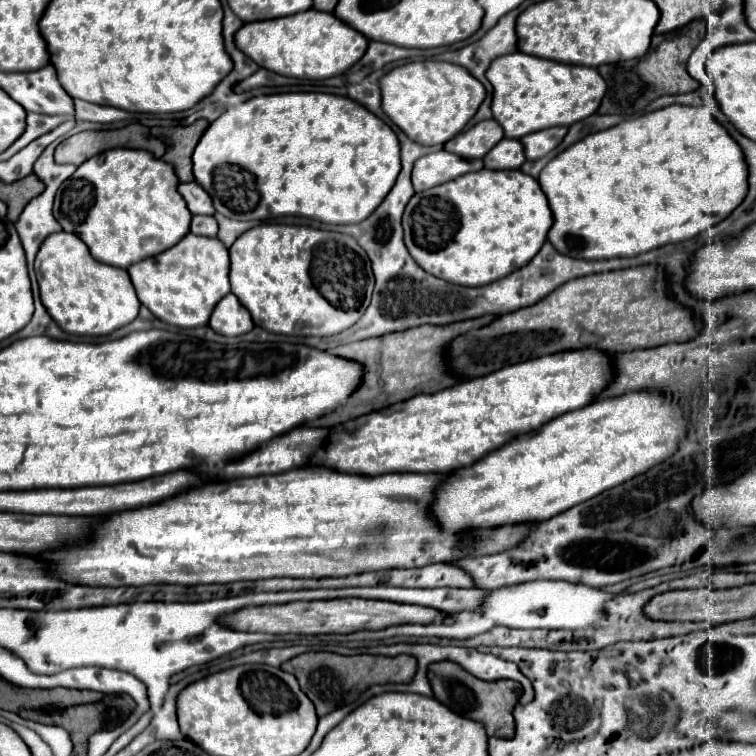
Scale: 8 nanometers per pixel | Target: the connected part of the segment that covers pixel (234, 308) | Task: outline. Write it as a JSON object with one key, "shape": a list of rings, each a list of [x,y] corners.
{"shape":[[[234,294],[224,296],[216,304],[208,326],[222,336],[242,336],[254,328],[250,312],[238,302]]]}

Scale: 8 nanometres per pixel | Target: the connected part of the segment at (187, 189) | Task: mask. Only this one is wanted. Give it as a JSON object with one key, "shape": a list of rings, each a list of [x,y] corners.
{"shape":[[[186,182],[178,186],[178,192],[182,194],[182,198],[188,204],[188,210],[192,214],[214,214],[212,208],[212,200],[210,196],[204,192],[204,188],[200,188],[198,182]]]}

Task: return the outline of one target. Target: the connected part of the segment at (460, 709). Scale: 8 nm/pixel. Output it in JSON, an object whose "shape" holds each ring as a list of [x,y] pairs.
{"shape":[[[436,662],[428,666],[428,678],[434,690],[434,698],[448,706],[452,712],[480,722],[486,728],[488,736],[496,738],[512,738],[516,734],[516,724],[512,710],[520,700],[518,684],[510,680],[500,680],[500,682],[482,682],[474,678],[470,672],[466,672],[462,666],[456,666],[454,662]]]}

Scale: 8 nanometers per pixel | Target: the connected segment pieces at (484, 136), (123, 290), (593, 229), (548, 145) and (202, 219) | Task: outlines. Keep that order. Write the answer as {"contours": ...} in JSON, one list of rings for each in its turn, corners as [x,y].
{"contours":[[[[484,120],[470,130],[454,136],[444,144],[448,152],[460,154],[462,158],[484,158],[500,140],[504,132],[496,120]]],[[[56,232],[48,236],[38,250],[34,272],[42,304],[54,322],[68,334],[104,336],[130,324],[138,316],[140,300],[136,298],[128,272],[96,260],[76,234]]],[[[672,104],[666,106],[662,110],[644,114],[640,118],[622,122],[618,126],[612,126],[608,130],[596,132],[586,136],[584,140],[572,144],[570,148],[566,148],[564,152],[560,152],[558,156],[554,156],[546,168],[542,170],[540,178],[538,178],[544,194],[548,196],[550,202],[550,210],[554,216],[554,224],[548,232],[548,242],[564,256],[572,256],[576,260],[608,260],[608,258],[618,258],[618,256],[638,256],[644,252],[650,252],[654,248],[660,248],[664,244],[672,244],[672,242],[684,242],[694,238],[696,234],[704,232],[706,228],[722,222],[724,218],[728,218],[732,214],[732,210],[736,206],[740,206],[740,202],[744,200],[746,192],[748,192],[748,166],[744,164],[744,154],[742,148],[730,138],[730,134],[712,118],[712,114],[708,112],[706,106],[680,106],[680,104]]],[[[554,126],[554,128],[540,130],[540,132],[532,132],[532,136],[524,136],[524,140],[520,142],[524,144],[526,158],[528,160],[544,158],[550,150],[554,150],[562,142],[566,132],[568,132],[566,126]]],[[[192,216],[190,232],[196,236],[216,236],[218,224],[216,224],[214,216]]]]}

